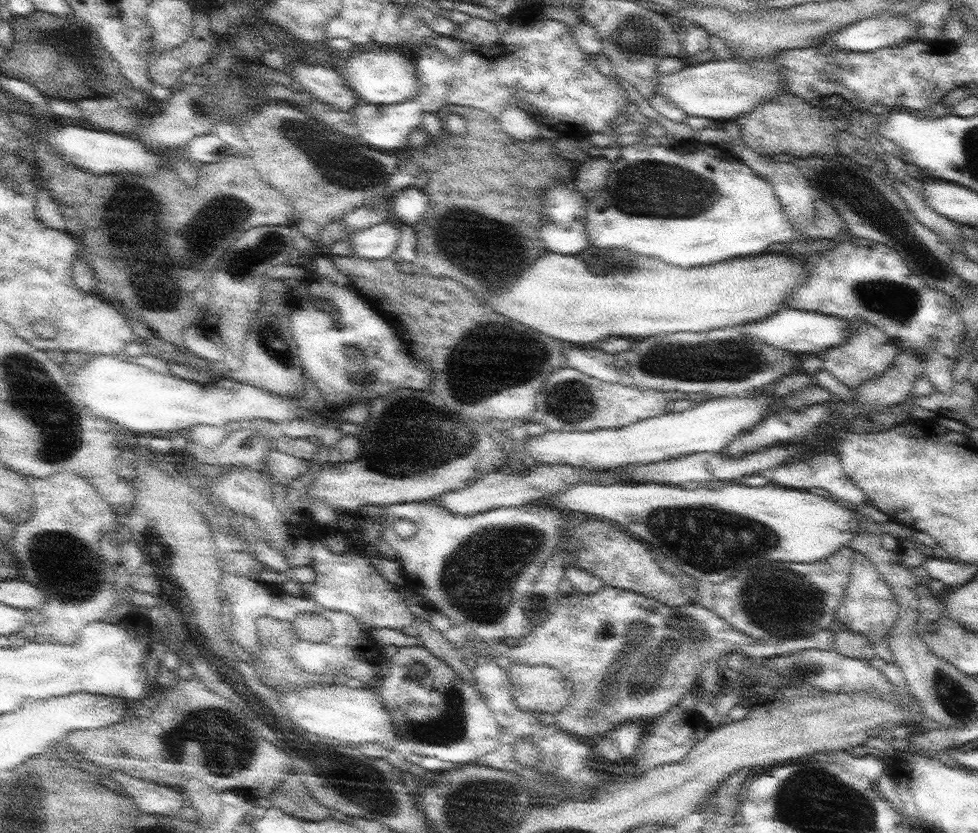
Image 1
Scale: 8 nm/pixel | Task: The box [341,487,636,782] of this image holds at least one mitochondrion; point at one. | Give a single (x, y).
(478, 578)

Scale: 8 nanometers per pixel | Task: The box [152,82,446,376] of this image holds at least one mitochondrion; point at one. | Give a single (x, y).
(297, 131)

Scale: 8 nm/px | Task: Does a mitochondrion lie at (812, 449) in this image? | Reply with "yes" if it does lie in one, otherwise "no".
no

